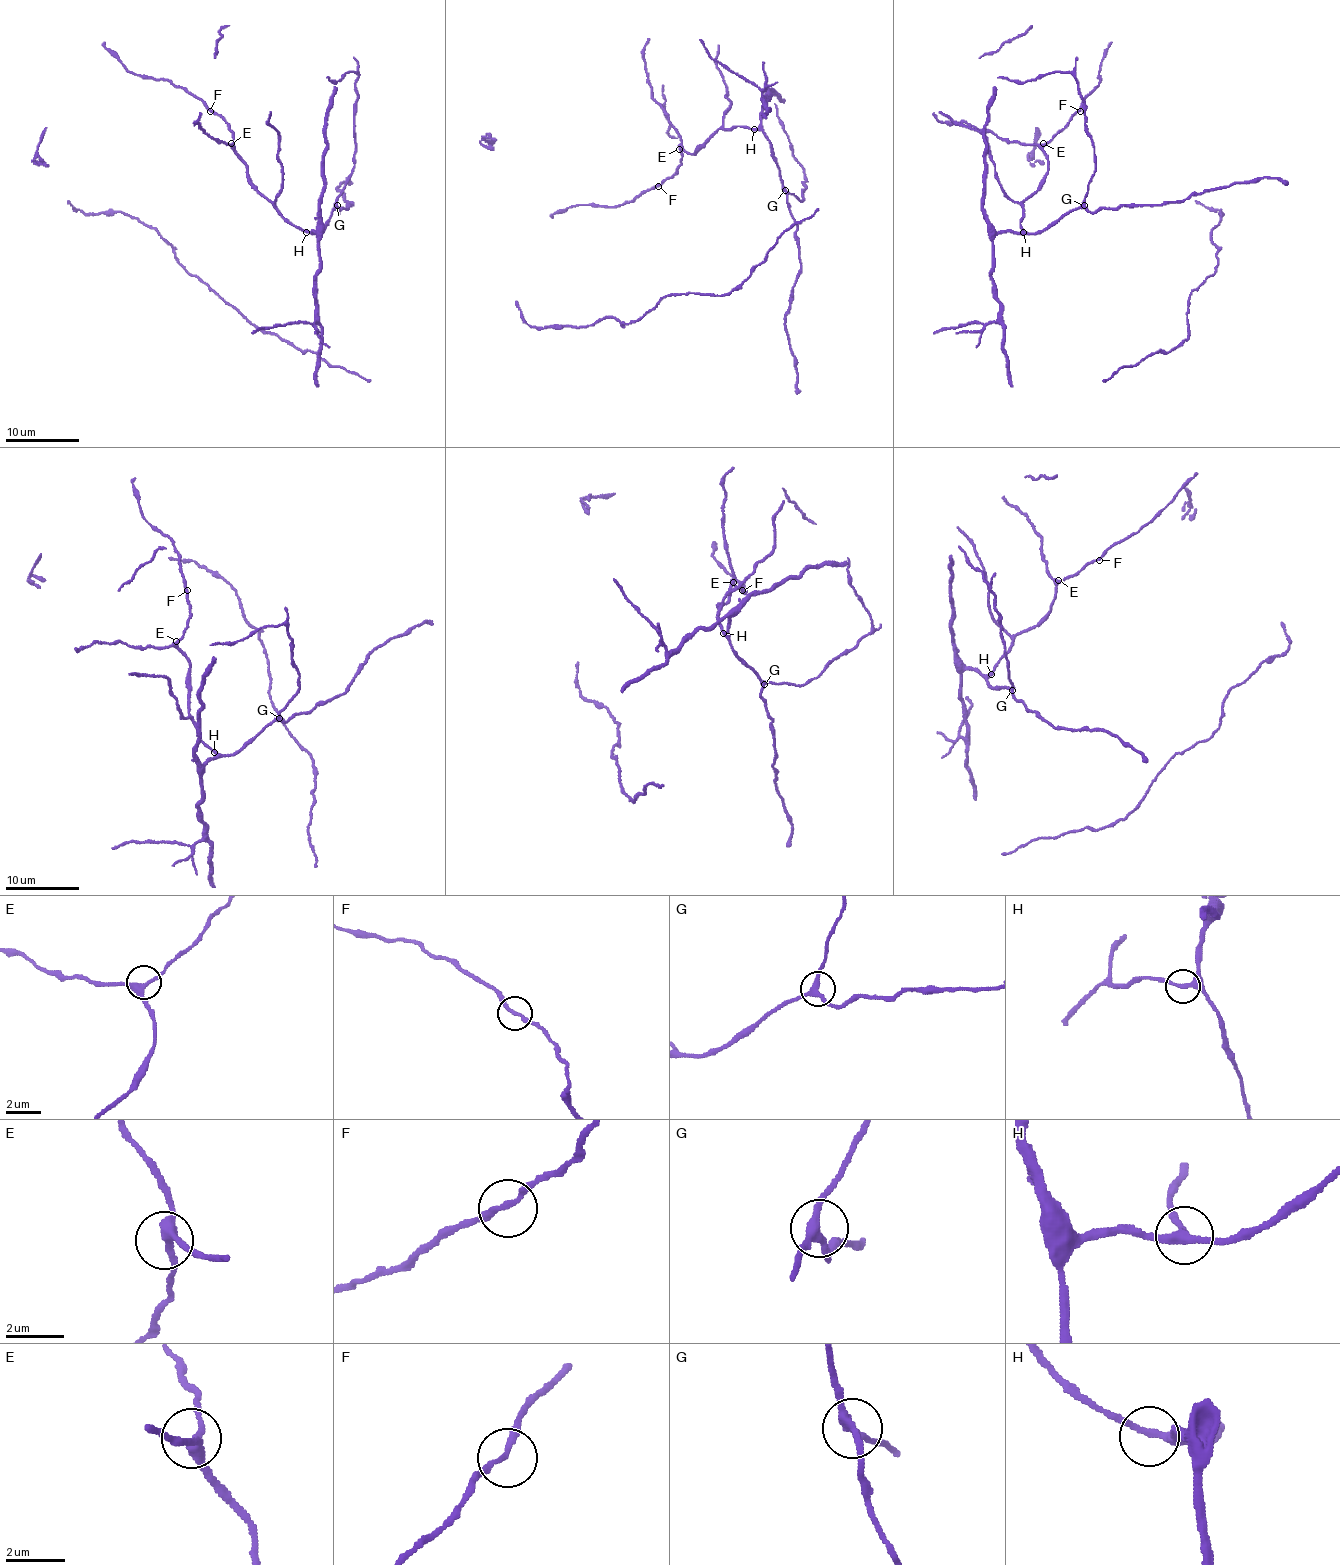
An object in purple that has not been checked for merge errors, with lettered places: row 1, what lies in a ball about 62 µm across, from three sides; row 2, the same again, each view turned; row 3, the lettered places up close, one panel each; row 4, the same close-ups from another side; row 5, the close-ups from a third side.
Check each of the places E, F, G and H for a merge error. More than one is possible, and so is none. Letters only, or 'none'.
none

